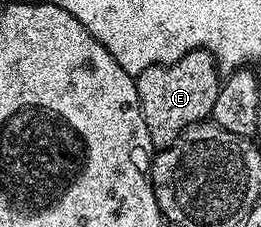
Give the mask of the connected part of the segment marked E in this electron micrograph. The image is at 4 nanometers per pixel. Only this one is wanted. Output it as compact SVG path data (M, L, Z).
M190 51L172 63L158 63L135 76L137 97L149 129L151 146L155 149L172 147L177 137L189 125L202 123L210 116L221 82L221 71L208 51Z

